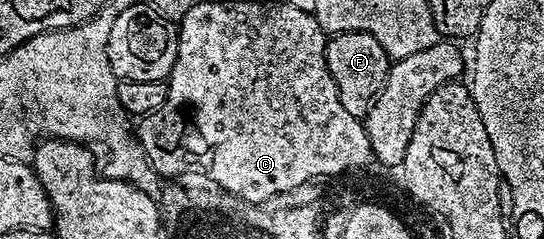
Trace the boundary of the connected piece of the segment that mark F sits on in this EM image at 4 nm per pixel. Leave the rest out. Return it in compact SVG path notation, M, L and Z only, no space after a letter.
M336 32L326 41L326 70L336 82L336 90L340 94L340 103L344 110L348 110L348 114L353 116L366 117L372 102L386 85L391 63L384 46L370 33Z

